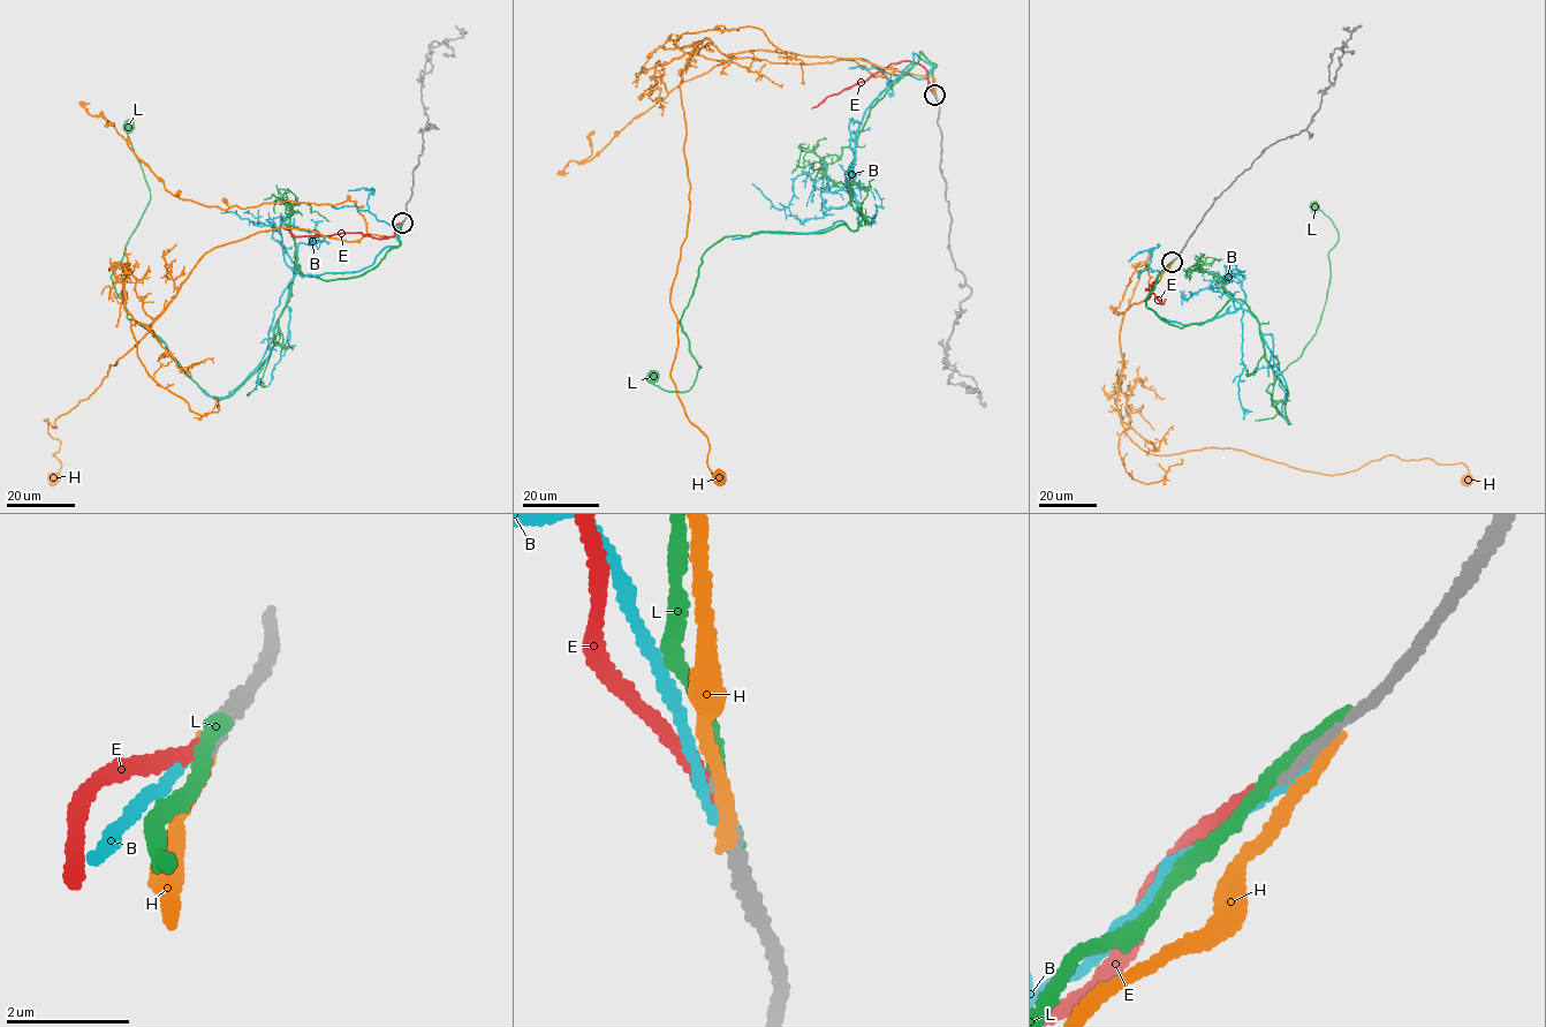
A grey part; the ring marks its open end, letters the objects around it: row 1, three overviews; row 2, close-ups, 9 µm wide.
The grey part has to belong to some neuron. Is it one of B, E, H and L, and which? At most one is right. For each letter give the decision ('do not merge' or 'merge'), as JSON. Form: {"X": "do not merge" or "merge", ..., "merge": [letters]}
{"B": "do not merge", "E": "do not merge", "H": "do not merge", "L": "do not merge", "merge": []}

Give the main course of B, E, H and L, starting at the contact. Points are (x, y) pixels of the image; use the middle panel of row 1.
B: (934, 96), (936, 66), (915, 53), (864, 114), (850, 191), (857, 229), (840, 220), (732, 239)
E: (934, 95), (929, 87), (925, 69), (903, 60), (893, 62), (811, 108)
H: (936, 97), (931, 76), (858, 59), (722, 54), (707, 37), (691, 52), (671, 377), (720, 476)
L: (937, 98), (921, 52), (871, 108), (848, 171), (856, 229), (713, 244), (680, 324), (692, 386), (650, 377)

